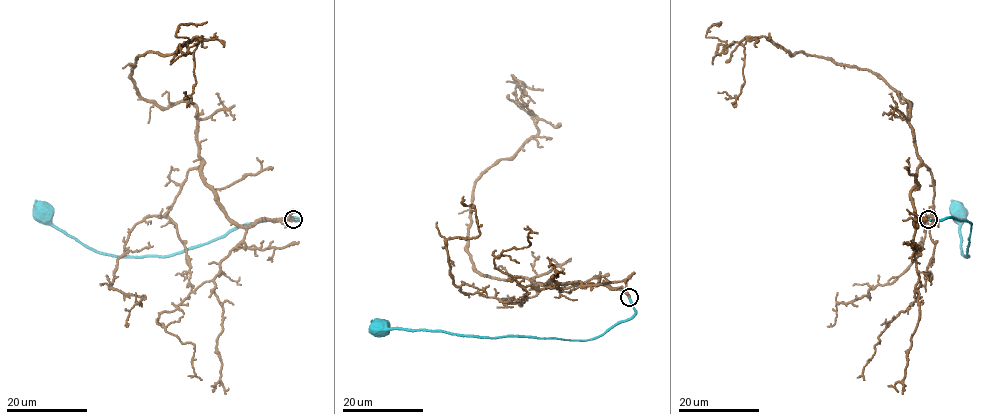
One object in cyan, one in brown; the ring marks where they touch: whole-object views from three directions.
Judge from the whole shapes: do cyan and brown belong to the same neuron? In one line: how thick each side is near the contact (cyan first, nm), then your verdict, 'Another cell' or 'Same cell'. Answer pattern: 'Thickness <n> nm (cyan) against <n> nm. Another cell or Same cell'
Thickness 280 nm (cyan) against 400 nm. Another cell

